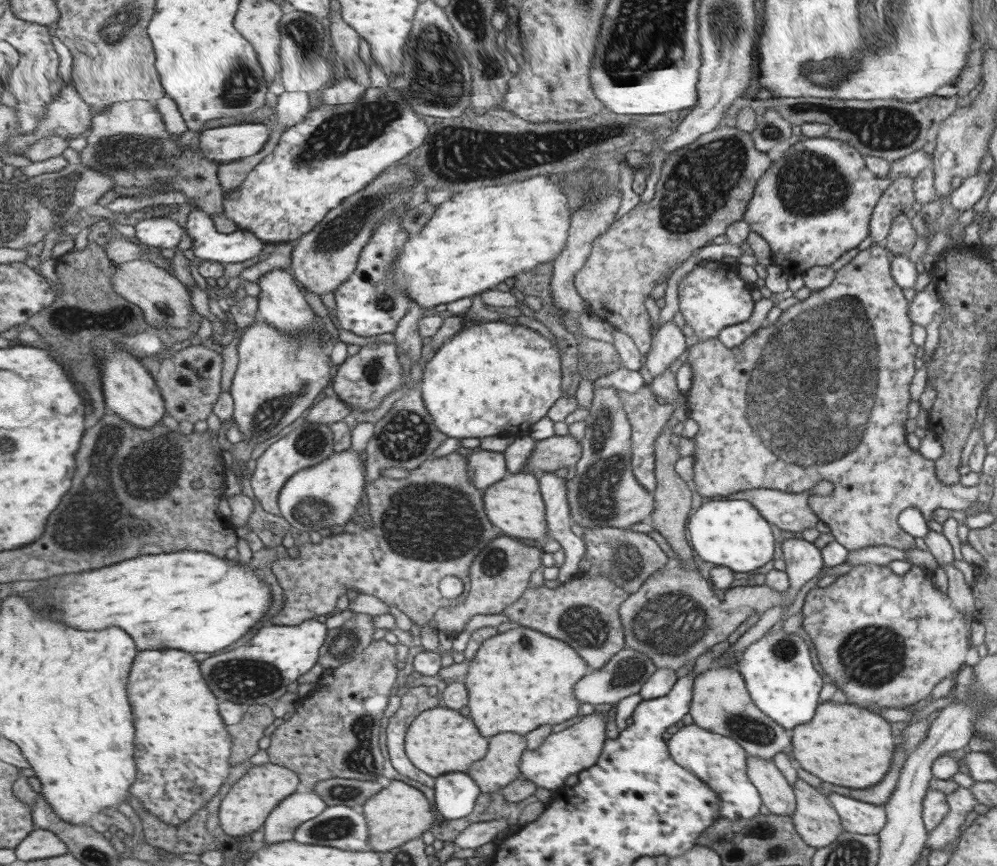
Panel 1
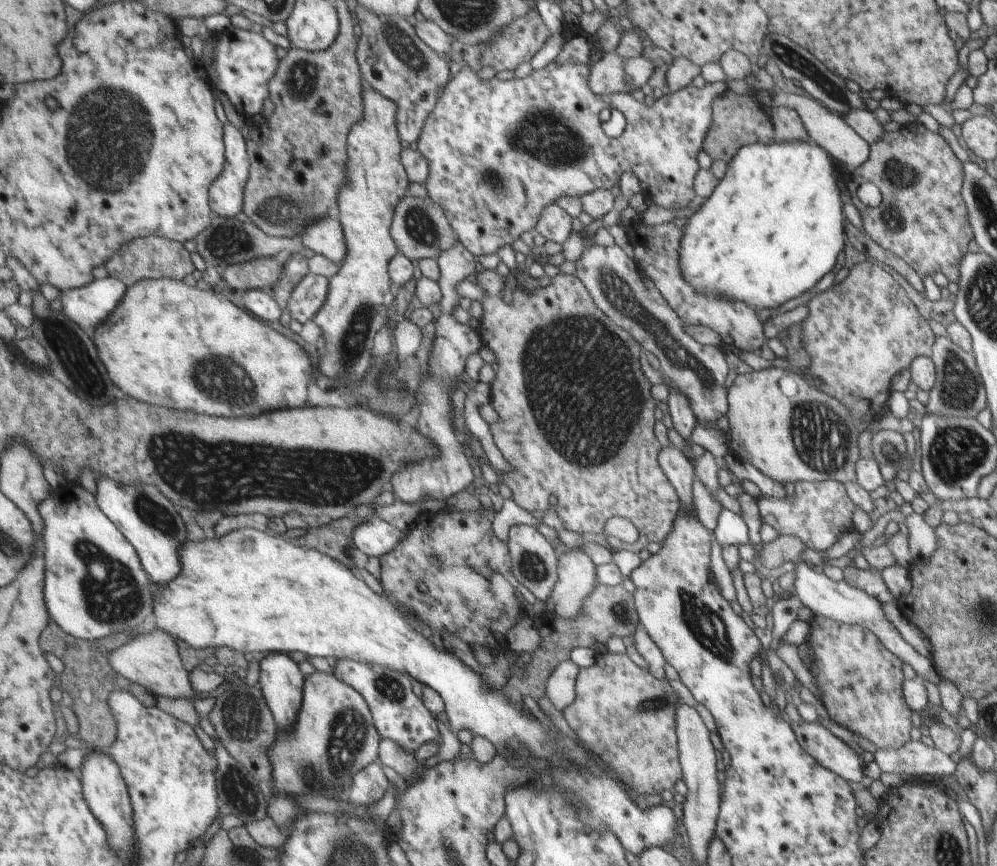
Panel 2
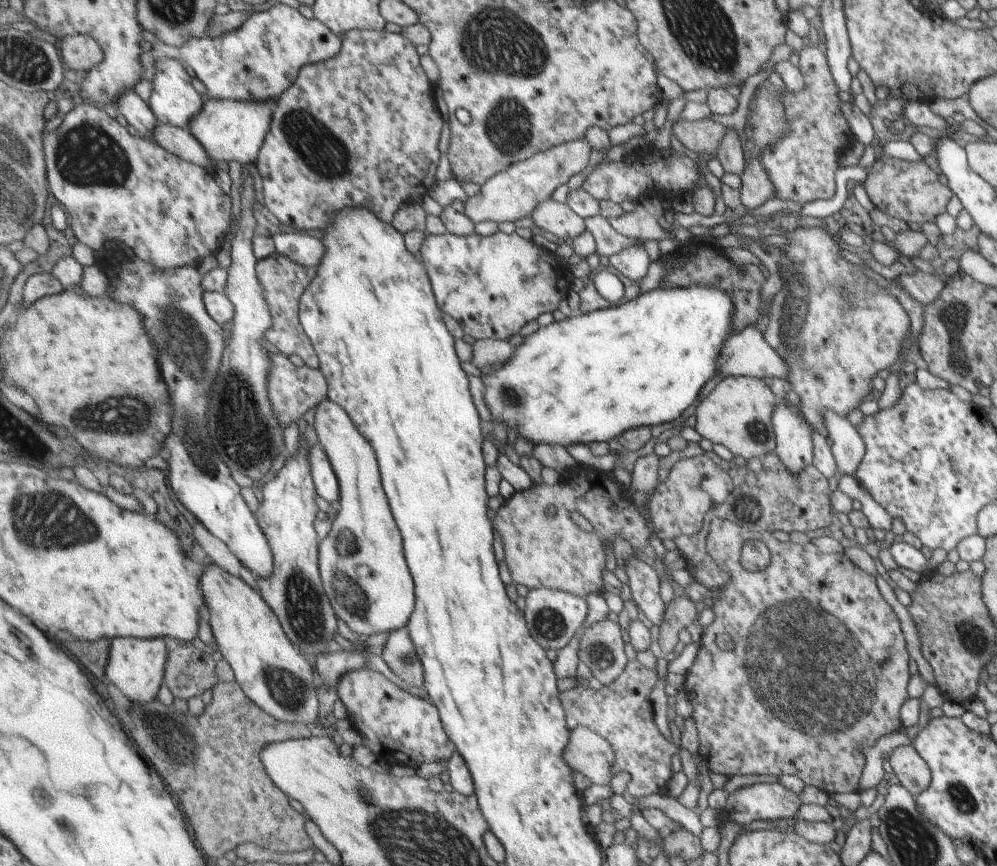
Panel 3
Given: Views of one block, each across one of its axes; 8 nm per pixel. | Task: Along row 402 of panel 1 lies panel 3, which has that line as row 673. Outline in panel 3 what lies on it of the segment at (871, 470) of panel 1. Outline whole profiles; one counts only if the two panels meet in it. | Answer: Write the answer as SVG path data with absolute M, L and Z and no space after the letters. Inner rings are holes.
M727 518L712 519L705 544L709 558L729 574L729 580L723 586L723 600L725 600L723 604L735 602L739 604L741 610L743 606L747 606L749 610L759 614L753 626L749 628L743 650L698 650L691 669L685 675L683 691L693 707L691 720L697 732L698 755L705 763L705 767L714 774L724 775L727 778L746 774L767 774L767 776L777 777L789 775L799 778L803 784L813 786L826 794L858 793L859 778L865 766L863 750L877 744L879 738L901 730L901 706L905 700L909 700L908 685L909 680L913 679L913 672L909 672L909 650L908 645L905 644L901 620L880 593L877 576L873 576L873 572L865 572L861 564L853 564L853 560L848 560L843 553L820 552L811 542L803 545L790 541L779 542L771 532L749 531L744 526L728 521ZM749 539L759 540L769 549L769 564L759 572L745 572L739 563L743 542Z

